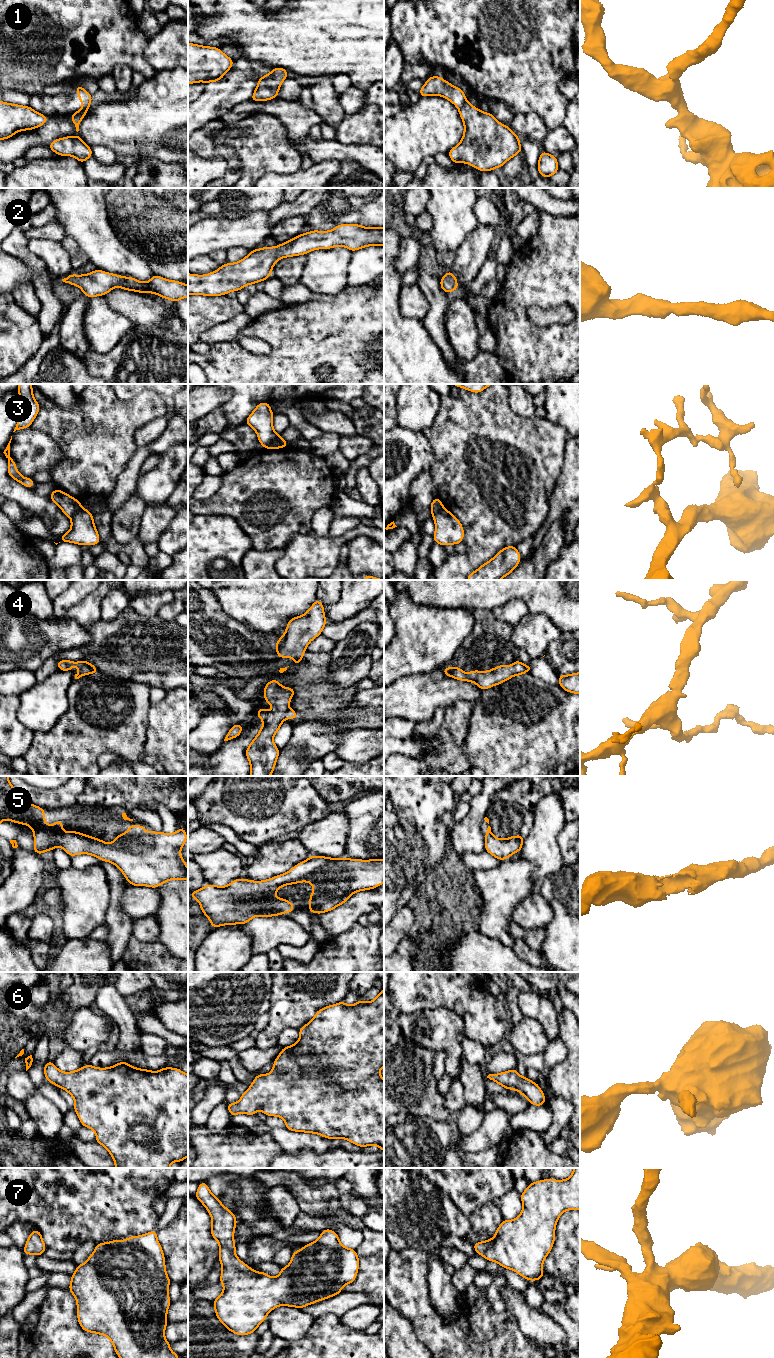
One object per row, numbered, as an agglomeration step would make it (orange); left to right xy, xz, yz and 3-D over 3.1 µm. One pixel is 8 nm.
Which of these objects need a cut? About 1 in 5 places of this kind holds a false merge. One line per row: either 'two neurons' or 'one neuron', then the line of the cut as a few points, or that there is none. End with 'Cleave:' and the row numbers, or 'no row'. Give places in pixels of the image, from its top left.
1: two neurons | yz (466, 100), (459, 109)
2: one neuron | no cut
3: two neurons | xz (278, 435), (263, 446)
4: one neuron | no cut
5: one neuron | no cut
6: one neuron | no cut
7: one neuron | no cut
Cleave: 1, 3

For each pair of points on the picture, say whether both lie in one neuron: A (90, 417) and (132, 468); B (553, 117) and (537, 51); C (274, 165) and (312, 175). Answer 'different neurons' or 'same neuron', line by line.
A: different neurons
B: same neuron
C: different neurons

